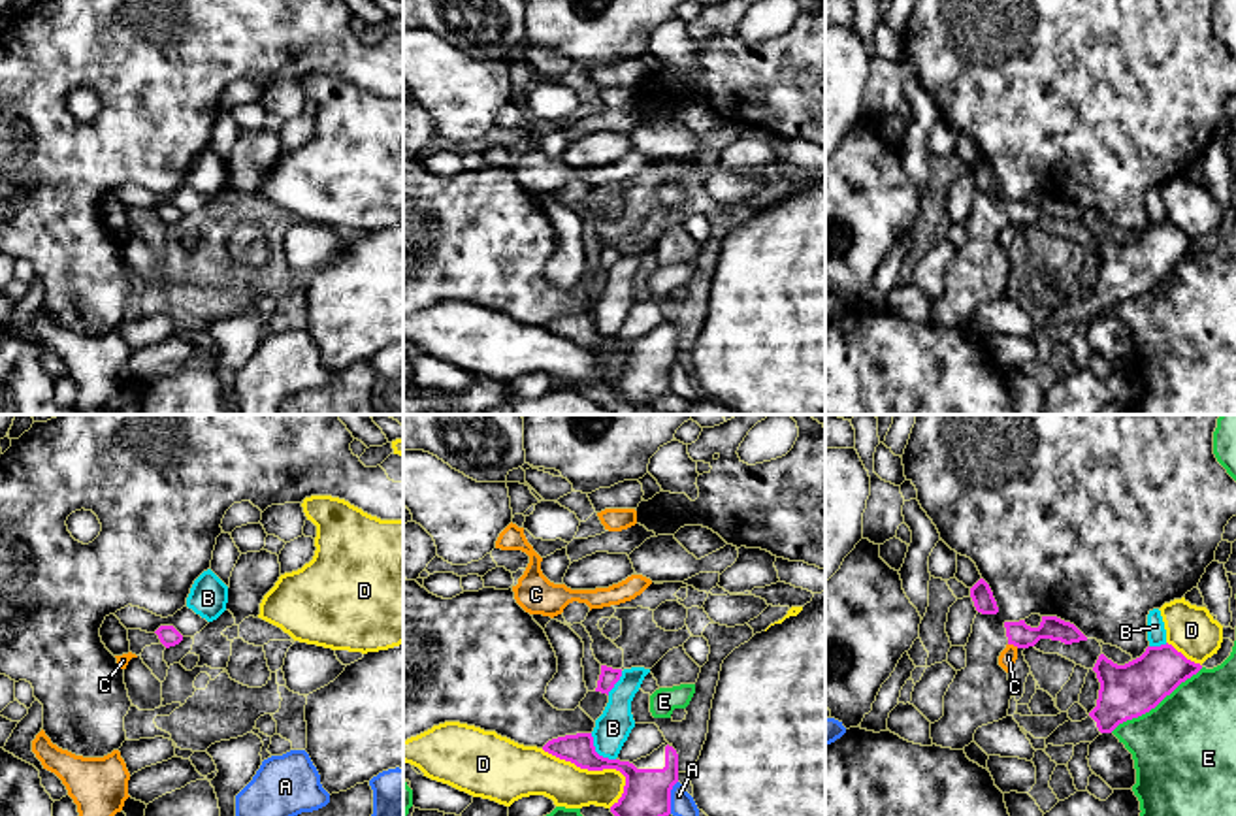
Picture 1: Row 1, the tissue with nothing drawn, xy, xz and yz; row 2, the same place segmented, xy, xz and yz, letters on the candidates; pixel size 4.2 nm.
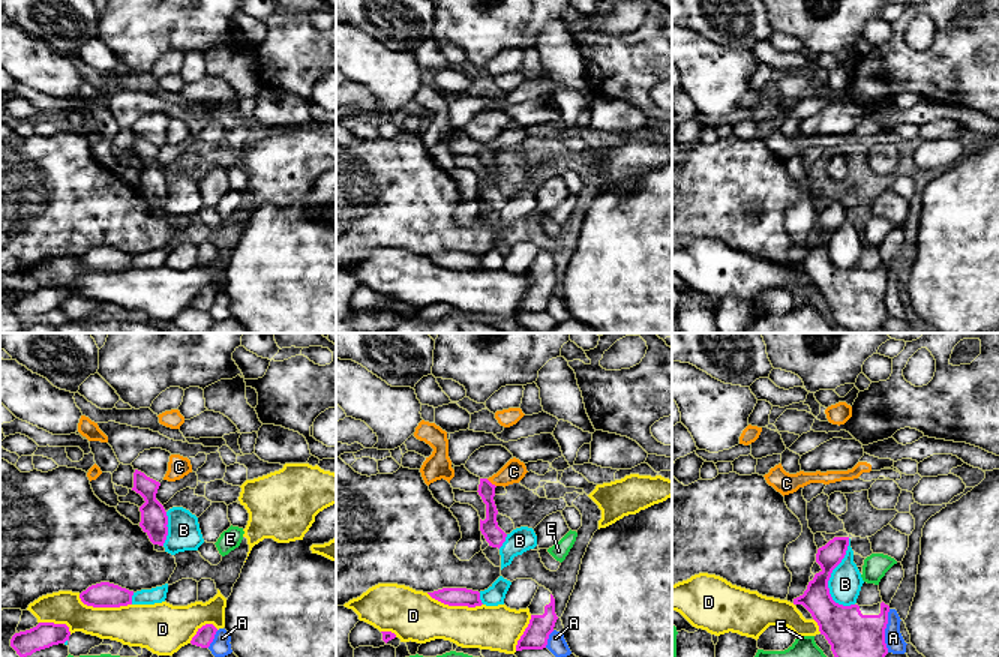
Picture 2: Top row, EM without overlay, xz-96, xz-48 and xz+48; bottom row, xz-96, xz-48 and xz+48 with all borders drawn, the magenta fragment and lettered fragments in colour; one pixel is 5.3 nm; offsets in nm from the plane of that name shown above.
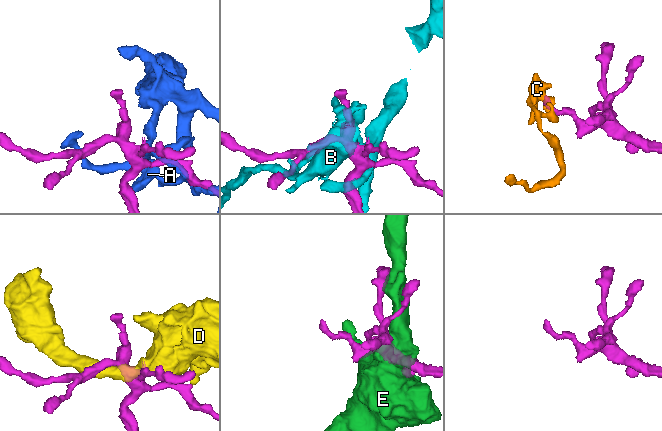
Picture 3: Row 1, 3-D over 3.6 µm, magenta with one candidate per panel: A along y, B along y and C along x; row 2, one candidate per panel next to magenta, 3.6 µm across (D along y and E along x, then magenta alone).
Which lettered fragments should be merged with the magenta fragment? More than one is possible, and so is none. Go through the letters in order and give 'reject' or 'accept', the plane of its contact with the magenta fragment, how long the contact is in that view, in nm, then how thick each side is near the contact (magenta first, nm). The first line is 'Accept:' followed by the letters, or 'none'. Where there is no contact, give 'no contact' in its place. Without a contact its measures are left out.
Accept: none
A: reject | xz | 150 nm | 200/110 nm
B: reject | xz | 160 nm | 160/150 nm
C: reject | yz | 50 nm | 110/70 nm
D: reject | xz | 400 nm | 190/200 nm
E: reject | yz | 480 nm | 220/440 nm

